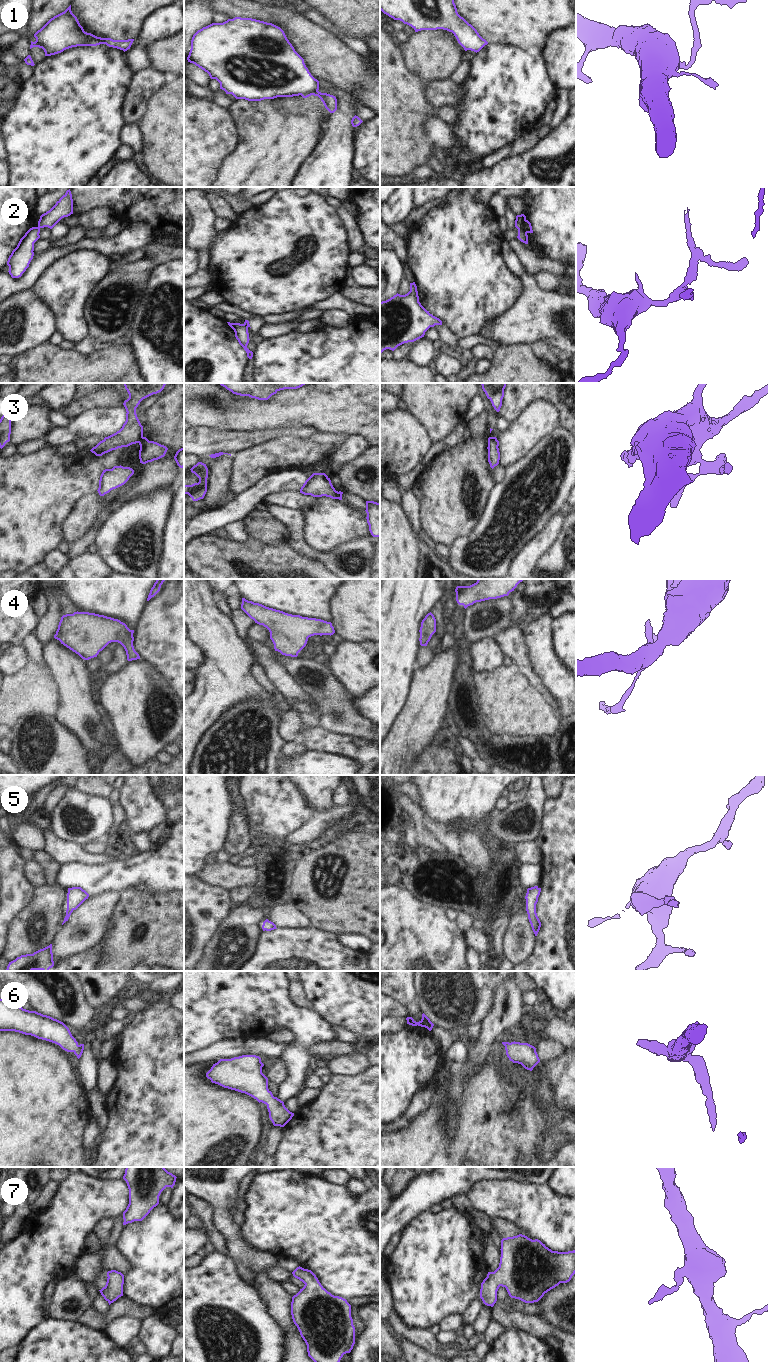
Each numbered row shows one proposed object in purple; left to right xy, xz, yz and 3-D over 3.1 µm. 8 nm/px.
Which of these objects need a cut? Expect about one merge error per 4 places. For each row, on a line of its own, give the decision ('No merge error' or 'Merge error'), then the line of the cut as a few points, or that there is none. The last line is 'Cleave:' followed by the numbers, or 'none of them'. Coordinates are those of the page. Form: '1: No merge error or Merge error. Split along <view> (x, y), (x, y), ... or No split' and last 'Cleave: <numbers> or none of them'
1: No merge error. No split
2: Merge error. Split along yz (518, 228), (524, 229), (527, 232)
3: Merge error. Split along xy (143, 437), (137, 442)
4: No merge error. No split
5: No merge error. No split
6: No merge error. No split
7: No merge error. No split
Cleave: 2, 3

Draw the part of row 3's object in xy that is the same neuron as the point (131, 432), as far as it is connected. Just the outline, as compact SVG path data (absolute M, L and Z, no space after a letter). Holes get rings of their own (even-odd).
M124 383L125 389L129 394L129 398L123 403L127 412L126 421L119 431L105 437L90 451L96 456L102 456L112 450L138 443L143 438L143 426L137 417L136 408L143 399L161 392L166 384Z

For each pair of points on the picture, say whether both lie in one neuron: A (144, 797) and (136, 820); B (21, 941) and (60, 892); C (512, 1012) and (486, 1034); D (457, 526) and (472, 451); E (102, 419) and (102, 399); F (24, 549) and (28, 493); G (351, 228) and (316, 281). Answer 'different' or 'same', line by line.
A: same
B: same
C: same
D: same
E: different
F: same
G: different

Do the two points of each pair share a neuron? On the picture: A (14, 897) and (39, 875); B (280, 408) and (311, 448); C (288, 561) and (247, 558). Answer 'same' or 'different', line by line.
A: different
B: different
C: same

